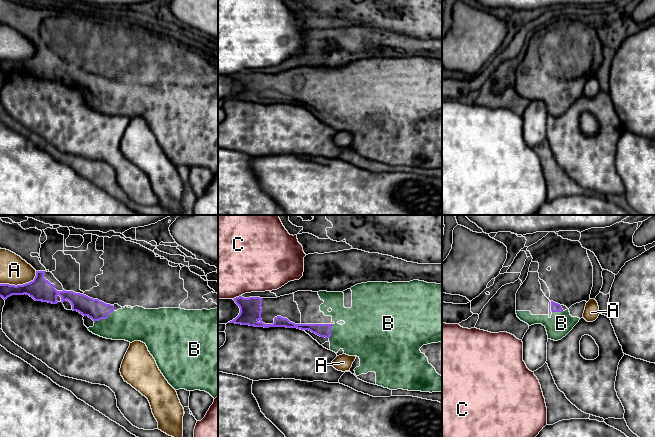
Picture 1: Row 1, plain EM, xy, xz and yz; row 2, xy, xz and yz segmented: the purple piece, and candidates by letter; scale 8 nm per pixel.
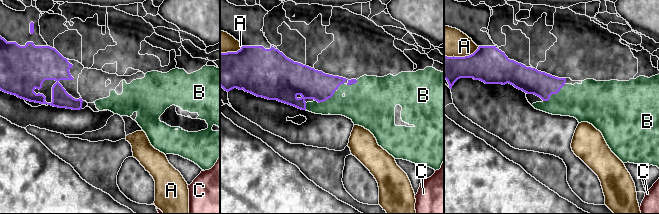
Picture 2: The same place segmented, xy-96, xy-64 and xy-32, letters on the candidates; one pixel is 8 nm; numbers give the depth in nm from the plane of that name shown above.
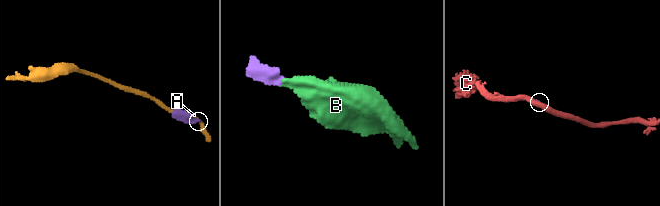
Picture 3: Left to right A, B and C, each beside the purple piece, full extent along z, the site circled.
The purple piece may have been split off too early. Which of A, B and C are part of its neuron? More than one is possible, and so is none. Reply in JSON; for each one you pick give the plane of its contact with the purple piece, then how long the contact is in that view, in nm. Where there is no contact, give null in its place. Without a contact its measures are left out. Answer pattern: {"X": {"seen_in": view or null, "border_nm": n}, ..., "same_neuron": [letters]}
{"B": {"seen_in": "xy", "border_nm": 190}, "same_neuron": ["B"]}

